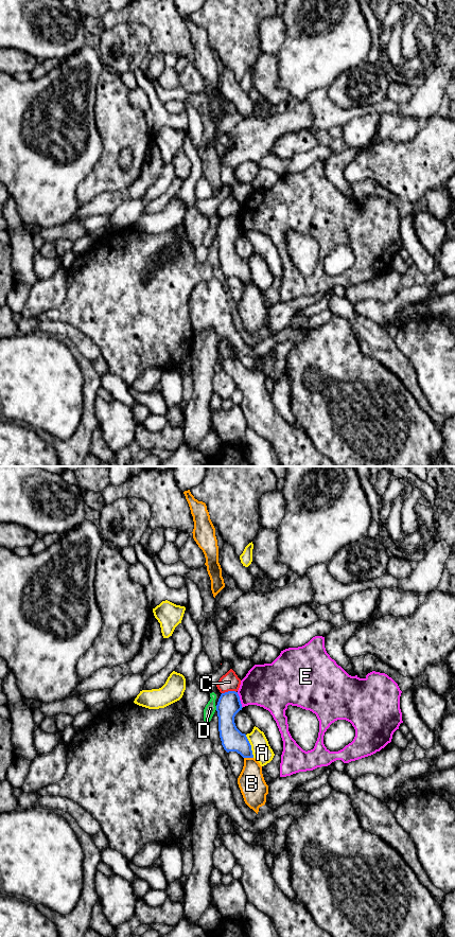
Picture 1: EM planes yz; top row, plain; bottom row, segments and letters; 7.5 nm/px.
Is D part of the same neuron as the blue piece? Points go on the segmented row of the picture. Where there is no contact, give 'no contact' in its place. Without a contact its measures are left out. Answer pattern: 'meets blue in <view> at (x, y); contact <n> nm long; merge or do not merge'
meets blue in yz at (216, 708); contact 30 nm long; do not merge

